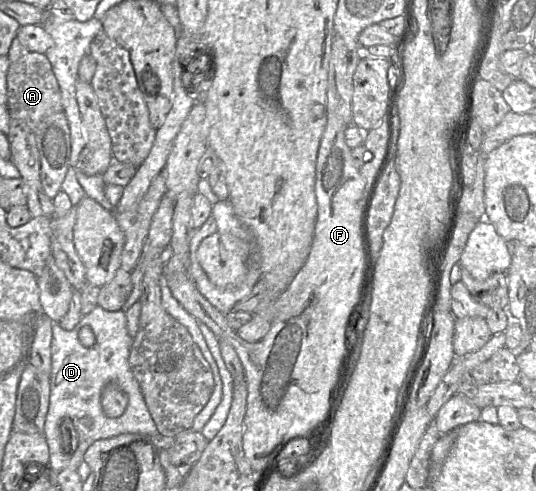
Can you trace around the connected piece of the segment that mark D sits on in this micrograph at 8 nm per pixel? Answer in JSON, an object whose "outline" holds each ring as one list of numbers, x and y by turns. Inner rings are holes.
{"outline":[[96,306,89,314,82,316,79,323,72,330,64,330,59,323,52,322,51,342,51,374,49,407,45,419,44,436,49,448,49,469,57,473,63,469,78,469,84,461,84,453,89,446,97,440,107,439,125,433,145,435,159,434,156,424,147,408,140,386,135,379,129,365,129,354,133,338,127,329,126,314,124,311,108,311],[83,326,89,326,95,335,95,344,91,347,83,346,78,339,78,332],[109,382,117,383,128,396,128,405,125,412,117,418,109,418,105,415,101,405,101,392],[76,413,85,413,85,419,81,419,78,426,74,426,78,436,69,442,69,448,61,445,60,426,64,419,76,417]]}

